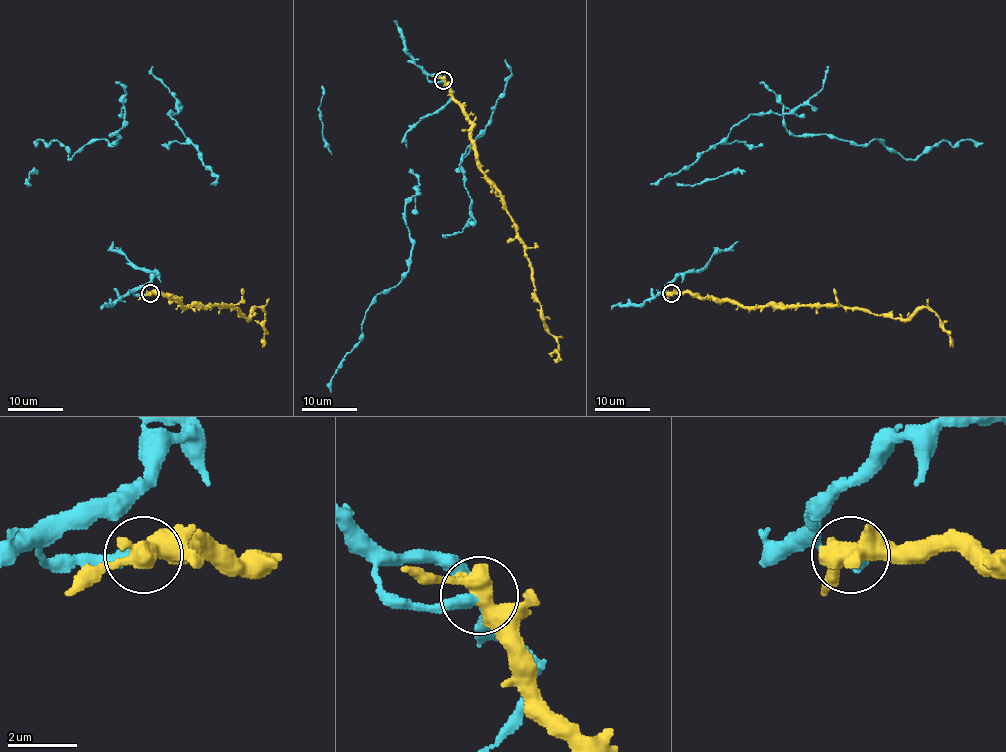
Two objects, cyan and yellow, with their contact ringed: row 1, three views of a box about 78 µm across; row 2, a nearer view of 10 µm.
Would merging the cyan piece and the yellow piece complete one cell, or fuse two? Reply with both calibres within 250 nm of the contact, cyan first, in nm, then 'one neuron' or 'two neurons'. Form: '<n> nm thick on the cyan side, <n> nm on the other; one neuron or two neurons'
400 nm thick on the cyan side, 500 nm on the other; two neurons

